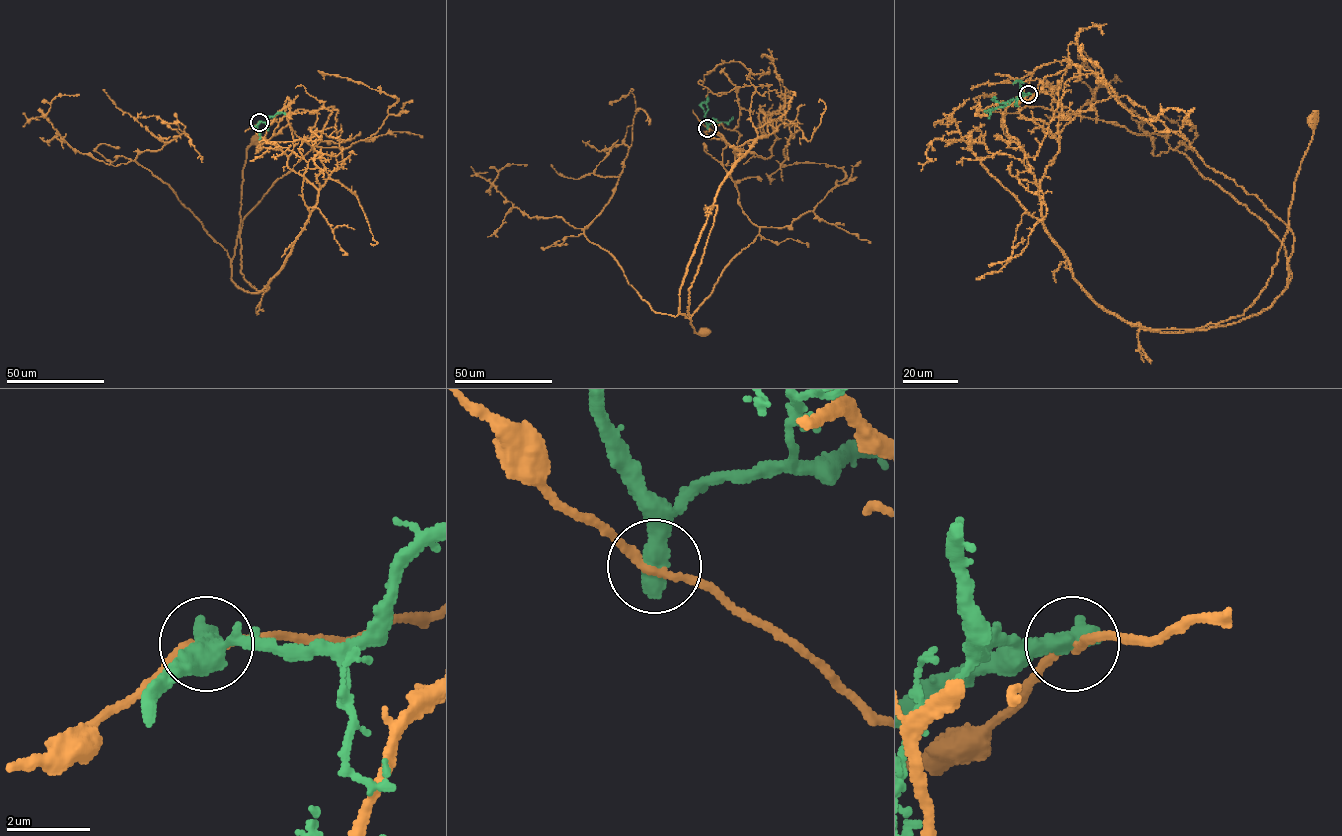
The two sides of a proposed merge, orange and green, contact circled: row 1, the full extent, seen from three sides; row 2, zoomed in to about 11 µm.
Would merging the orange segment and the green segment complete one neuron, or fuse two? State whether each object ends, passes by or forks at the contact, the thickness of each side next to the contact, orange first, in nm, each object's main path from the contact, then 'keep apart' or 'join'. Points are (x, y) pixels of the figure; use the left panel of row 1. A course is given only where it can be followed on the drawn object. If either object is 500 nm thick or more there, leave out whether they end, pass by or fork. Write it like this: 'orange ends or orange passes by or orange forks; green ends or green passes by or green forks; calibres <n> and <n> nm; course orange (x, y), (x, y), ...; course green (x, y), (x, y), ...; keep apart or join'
calibres 190 and 600 nm; course orange (259, 122), (291, 123), (311, 149), (242, 224), (231, 279), (250, 293), (268, 289), (241, 272), (256, 140); course green (259, 122), (259, 140); keep apart

